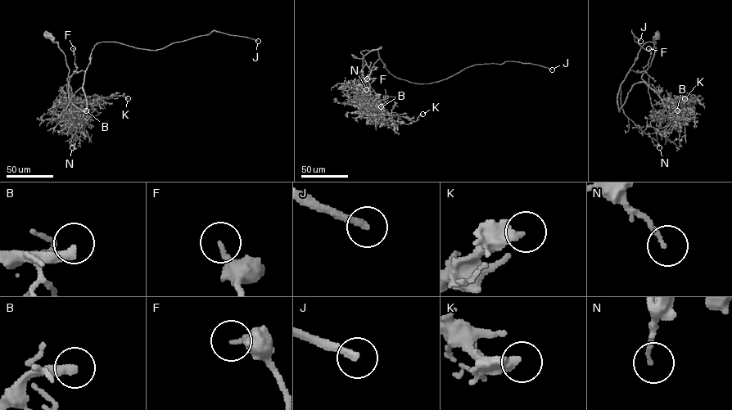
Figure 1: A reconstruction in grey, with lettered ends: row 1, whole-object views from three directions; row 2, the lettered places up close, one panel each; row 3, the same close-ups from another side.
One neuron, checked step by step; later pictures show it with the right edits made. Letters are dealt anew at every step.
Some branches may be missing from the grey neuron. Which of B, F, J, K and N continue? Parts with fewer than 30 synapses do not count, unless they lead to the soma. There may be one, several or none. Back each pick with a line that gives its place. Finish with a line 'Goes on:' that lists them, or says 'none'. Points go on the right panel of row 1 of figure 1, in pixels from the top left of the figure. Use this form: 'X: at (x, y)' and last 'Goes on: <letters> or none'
B: at (677, 110)
J: at (640, 41)
Goes on: B, J

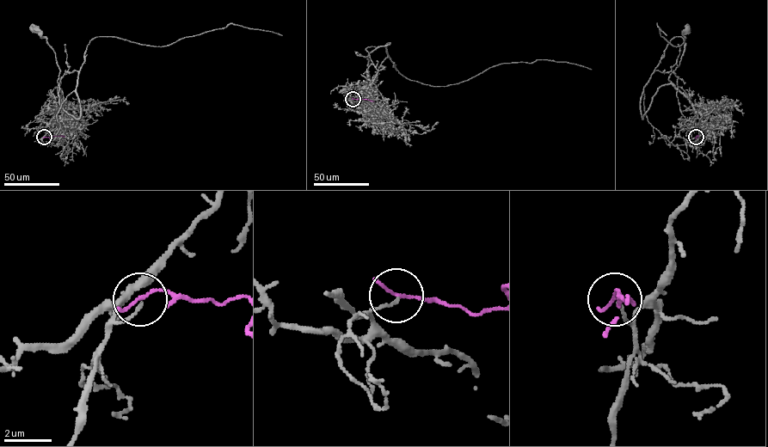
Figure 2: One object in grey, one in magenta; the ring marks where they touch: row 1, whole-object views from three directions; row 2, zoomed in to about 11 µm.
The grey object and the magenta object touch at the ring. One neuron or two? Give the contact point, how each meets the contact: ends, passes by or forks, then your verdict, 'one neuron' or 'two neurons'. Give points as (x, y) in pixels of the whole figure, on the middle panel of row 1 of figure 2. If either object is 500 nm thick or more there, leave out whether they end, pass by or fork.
(353, 99) | grey ends | magenta ends | two neurons

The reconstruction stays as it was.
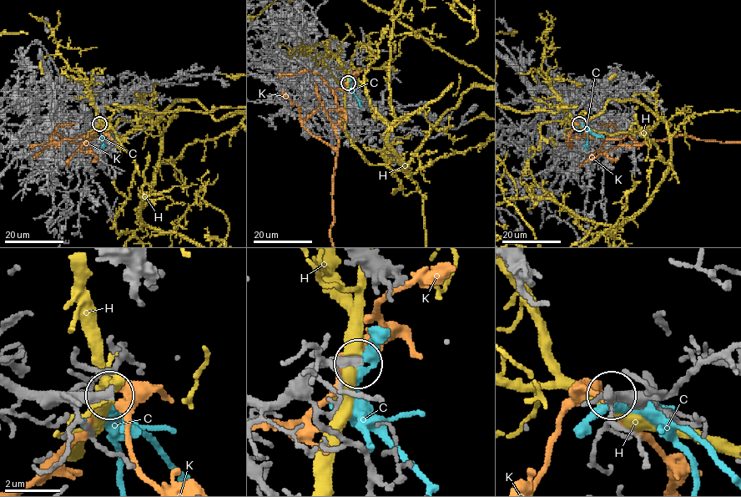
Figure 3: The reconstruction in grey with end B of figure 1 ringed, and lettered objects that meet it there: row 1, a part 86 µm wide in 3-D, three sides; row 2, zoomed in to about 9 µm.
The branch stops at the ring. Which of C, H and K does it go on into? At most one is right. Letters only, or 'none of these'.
none of these

